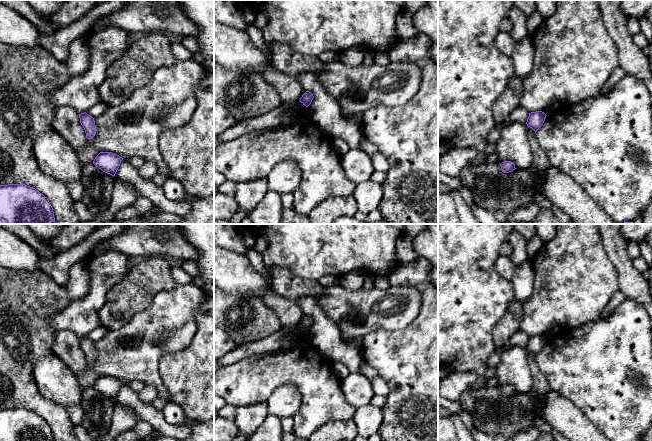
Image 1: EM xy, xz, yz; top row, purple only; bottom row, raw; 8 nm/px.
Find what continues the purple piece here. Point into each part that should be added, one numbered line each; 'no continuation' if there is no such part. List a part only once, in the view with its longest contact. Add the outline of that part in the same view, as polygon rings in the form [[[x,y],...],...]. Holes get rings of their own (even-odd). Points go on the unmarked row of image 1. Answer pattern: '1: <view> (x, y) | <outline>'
no continuation

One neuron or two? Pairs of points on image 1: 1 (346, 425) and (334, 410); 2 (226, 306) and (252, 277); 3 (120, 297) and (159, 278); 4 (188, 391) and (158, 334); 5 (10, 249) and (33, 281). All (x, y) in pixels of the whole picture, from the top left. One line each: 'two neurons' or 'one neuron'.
1: two neurons
2: two neurons
3: one neuron
4: two neurons
5: two neurons

